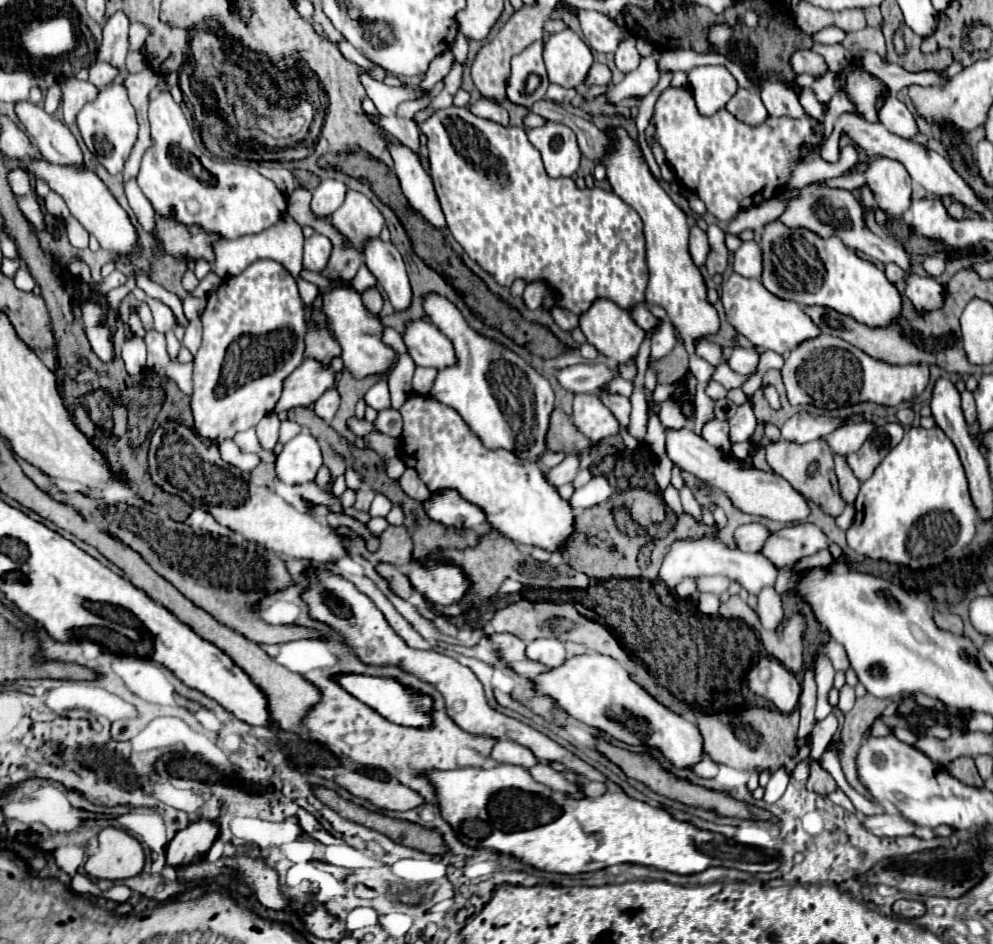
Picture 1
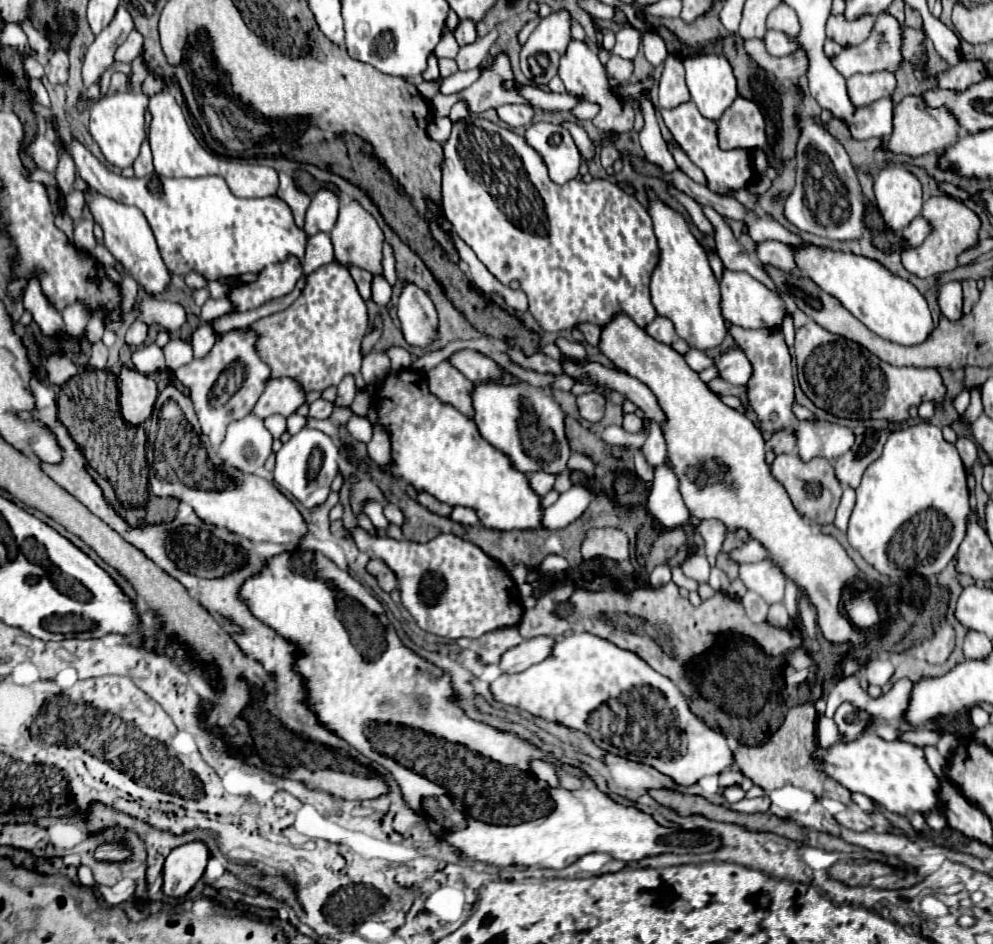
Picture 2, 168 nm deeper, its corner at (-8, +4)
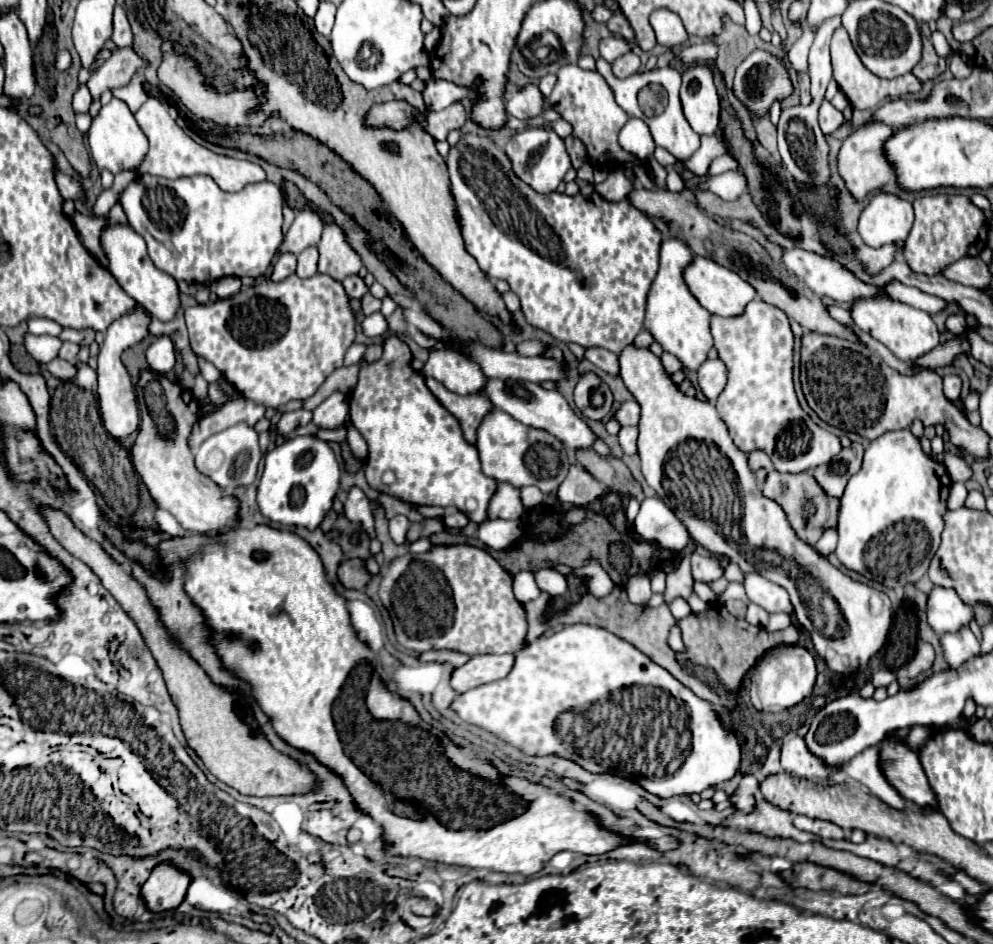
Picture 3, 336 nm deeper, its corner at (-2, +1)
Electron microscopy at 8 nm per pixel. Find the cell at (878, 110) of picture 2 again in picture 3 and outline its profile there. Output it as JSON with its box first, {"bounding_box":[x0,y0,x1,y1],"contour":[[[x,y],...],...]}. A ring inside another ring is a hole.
{"bounding_box":[818,100,844,134],"contour":[[[824,100],[818,108],[818,124],[820,124],[820,130],[824,134],[830,134],[834,130],[838,130],[842,126],[844,118],[842,118],[842,112],[836,110],[828,100]]]}

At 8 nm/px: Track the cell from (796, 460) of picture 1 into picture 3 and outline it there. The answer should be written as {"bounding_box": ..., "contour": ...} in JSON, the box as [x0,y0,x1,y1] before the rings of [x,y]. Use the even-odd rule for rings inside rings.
{"bounding_box":[762,470,834,546],"contour":[[[770,470],[768,472],[768,478],[764,482],[764,488],[762,488],[762,494],[770,500],[776,500],[782,510],[786,512],[788,516],[788,522],[792,526],[792,530],[796,532],[796,536],[814,546],[822,532],[824,532],[824,526],[832,522],[834,518],[834,512],[830,512],[830,498],[826,496],[826,492],[816,484],[816,480],[812,480],[812,474],[810,472],[800,472],[800,474],[782,474],[782,472],[776,472],[776,470]]]}

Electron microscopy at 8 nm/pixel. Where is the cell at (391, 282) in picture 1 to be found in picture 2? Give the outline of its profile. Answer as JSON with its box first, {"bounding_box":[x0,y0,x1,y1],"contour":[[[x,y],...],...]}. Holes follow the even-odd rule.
{"bounding_box":[398,281,436,347],"contour":[[[404,281],[398,301],[398,319],[402,323],[404,339],[410,345],[426,347],[436,335],[436,309],[430,297],[412,281]]]}

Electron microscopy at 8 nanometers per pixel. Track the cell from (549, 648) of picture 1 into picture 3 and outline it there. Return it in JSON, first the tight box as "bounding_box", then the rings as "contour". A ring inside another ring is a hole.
{"bounding_box":[450,654,512,694],"contour":[[[512,654],[504,656],[472,656],[466,664],[458,666],[450,676],[450,686],[462,694],[480,684],[504,678],[512,670]]]}

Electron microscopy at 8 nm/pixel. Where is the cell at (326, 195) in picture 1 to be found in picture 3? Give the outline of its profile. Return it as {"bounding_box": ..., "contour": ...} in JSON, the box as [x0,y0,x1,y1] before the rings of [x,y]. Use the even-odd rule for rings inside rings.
{"bounding_box":[282,208,324,254],"contour":[[[312,208],[300,210],[282,240],[282,252],[300,254],[304,248],[316,246],[320,240],[322,228],[324,226],[322,226],[322,220],[316,210],[312,210]]]}

